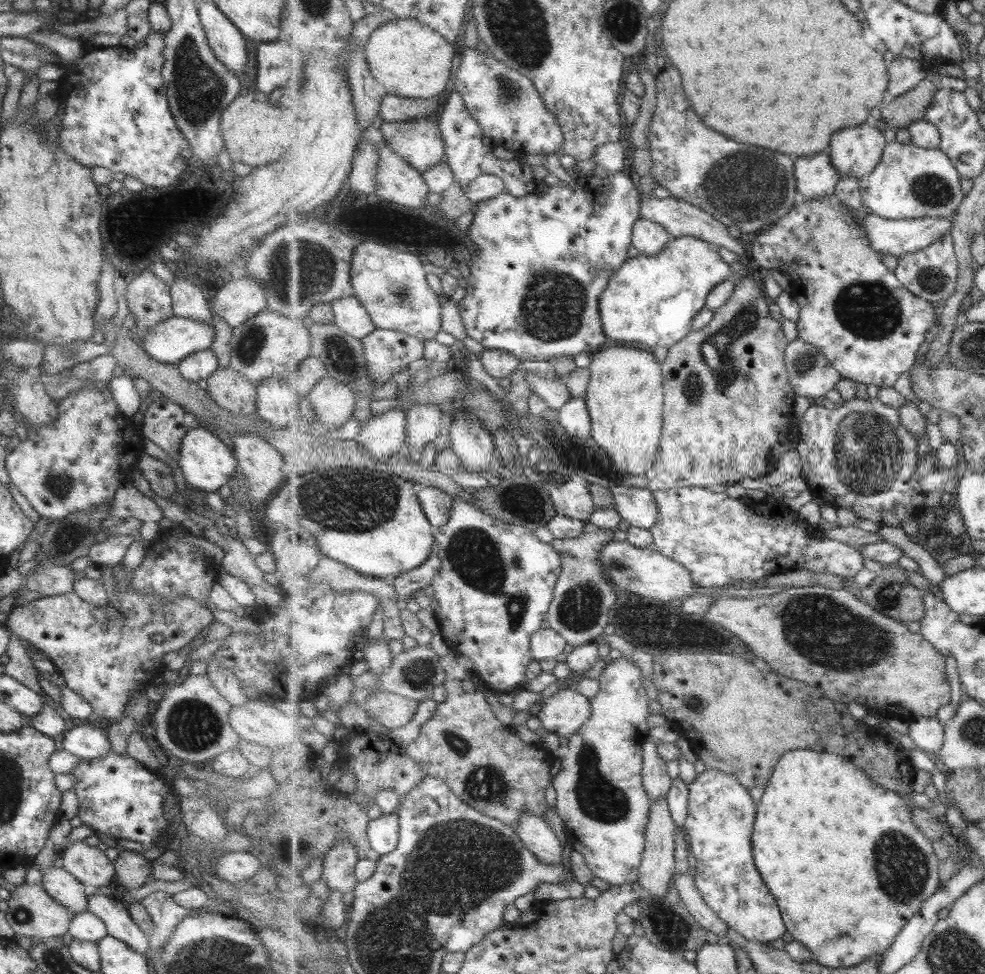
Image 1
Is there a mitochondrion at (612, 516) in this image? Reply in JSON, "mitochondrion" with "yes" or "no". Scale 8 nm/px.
{"mitochondrion":"no"}

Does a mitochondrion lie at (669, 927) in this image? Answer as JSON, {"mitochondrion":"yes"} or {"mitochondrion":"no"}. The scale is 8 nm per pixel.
{"mitochondrion":"yes"}

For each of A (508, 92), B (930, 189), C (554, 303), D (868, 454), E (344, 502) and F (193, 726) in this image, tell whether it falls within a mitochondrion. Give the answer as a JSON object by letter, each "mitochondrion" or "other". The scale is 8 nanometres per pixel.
{"A":"mitochondrion","B":"mitochondrion","C":"mitochondrion","D":"mitochondrion","E":"mitochondrion","F":"mitochondrion"}

